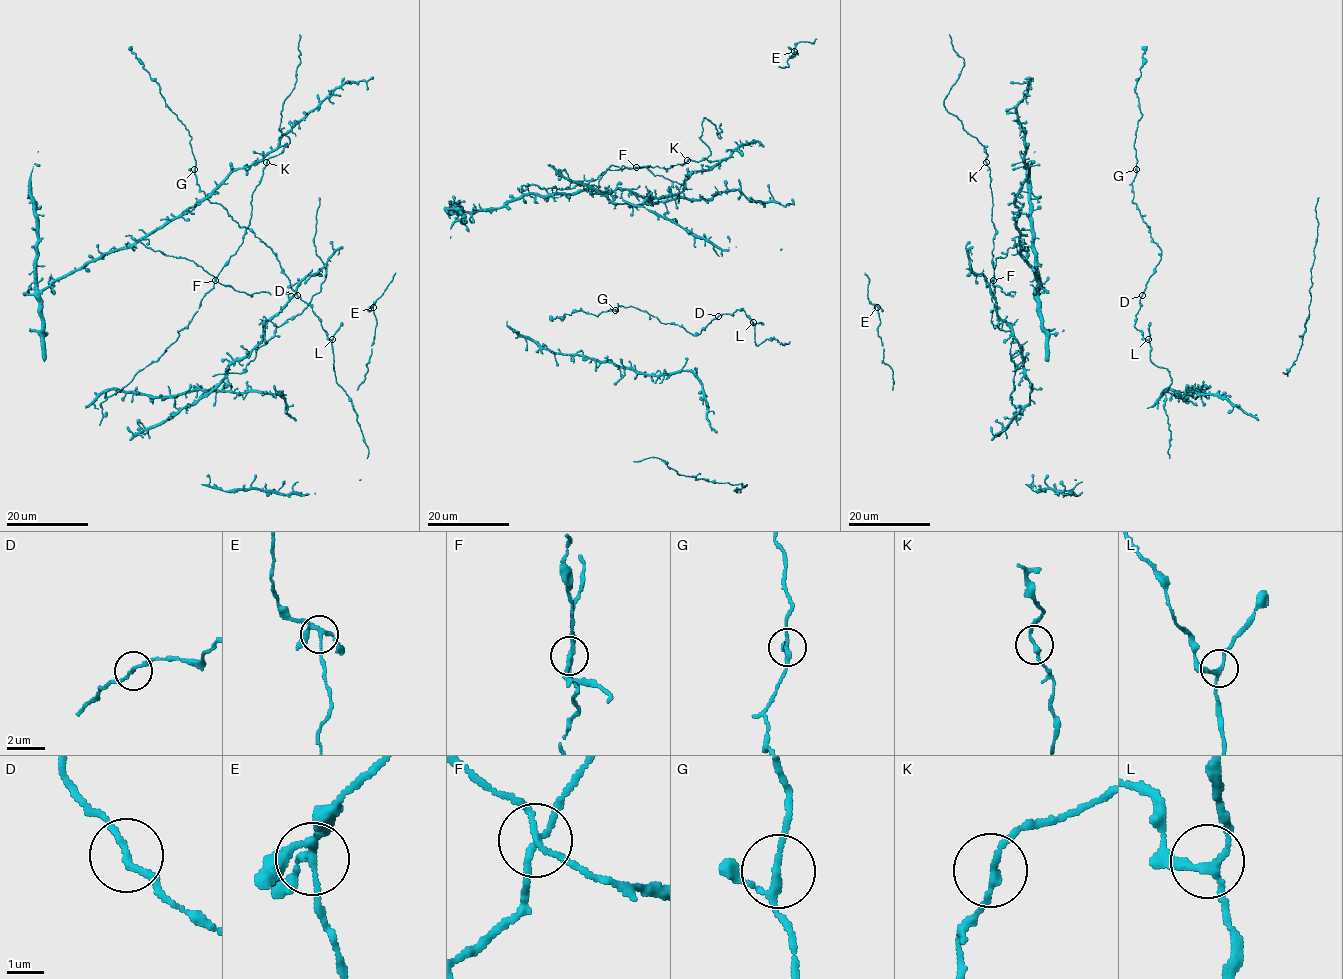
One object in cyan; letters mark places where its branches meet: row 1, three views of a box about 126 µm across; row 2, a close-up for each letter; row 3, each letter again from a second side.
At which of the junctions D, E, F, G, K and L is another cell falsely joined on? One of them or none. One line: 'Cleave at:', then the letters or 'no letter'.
Cleave at: F

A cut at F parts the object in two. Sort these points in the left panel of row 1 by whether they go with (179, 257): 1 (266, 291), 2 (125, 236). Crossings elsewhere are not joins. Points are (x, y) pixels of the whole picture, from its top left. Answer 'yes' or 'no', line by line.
1: yes
2: yes

